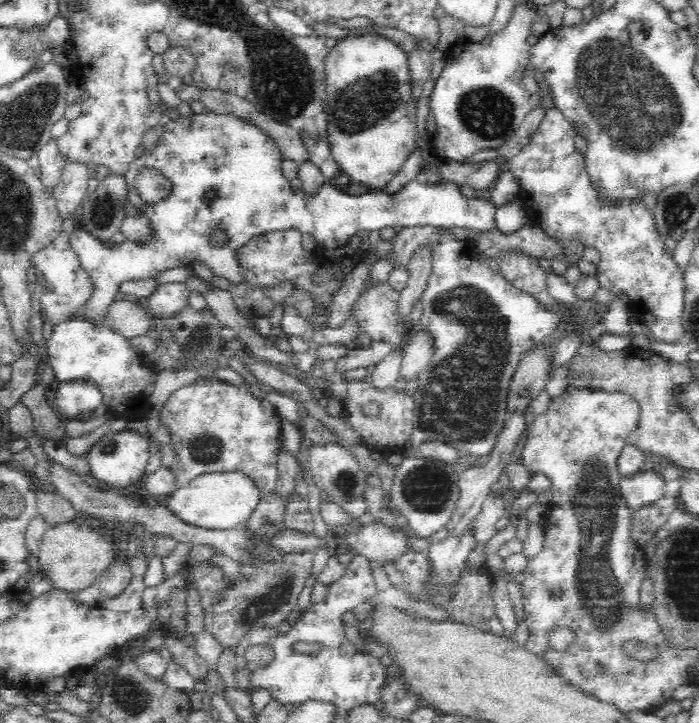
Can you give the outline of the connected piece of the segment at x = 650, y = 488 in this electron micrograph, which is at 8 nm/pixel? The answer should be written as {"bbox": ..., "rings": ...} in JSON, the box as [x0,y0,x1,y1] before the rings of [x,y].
{"bbox":[619,471,665,512],"rings":[[[646,471],[619,481],[621,500],[630,512],[648,508],[652,503],[665,497],[665,482],[653,471]]]}

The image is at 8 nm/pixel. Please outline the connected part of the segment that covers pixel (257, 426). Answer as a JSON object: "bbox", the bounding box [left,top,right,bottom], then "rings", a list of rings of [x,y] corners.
{"bbox":[158,377,282,494],"rings":[[[202,377],[167,397],[158,412],[158,426],[170,431],[170,443],[174,451],[174,463],[170,466],[176,489],[183,488],[198,476],[210,473],[240,472],[246,476],[260,494],[275,490],[280,458],[282,421],[277,408],[266,399],[257,399],[244,386],[236,386],[215,377]]]}

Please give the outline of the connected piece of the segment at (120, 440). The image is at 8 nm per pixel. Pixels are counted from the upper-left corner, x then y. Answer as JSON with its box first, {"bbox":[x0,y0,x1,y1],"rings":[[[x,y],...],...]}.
{"bbox":[86,431,149,492],"rings":[[[110,431],[94,444],[86,458],[90,478],[98,482],[101,490],[110,492],[115,488],[126,488],[145,476],[149,460],[148,440],[136,431]]]}

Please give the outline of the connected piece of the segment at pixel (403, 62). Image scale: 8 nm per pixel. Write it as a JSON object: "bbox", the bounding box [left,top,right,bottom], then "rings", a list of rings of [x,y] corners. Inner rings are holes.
{"bbox":[325,35,419,194],"rings":[[[380,35],[348,36],[338,42],[325,61],[325,96],[327,139],[331,155],[343,174],[354,182],[368,186],[368,192],[382,194],[386,184],[398,174],[404,160],[412,154],[419,109],[411,94],[407,54]]]}

